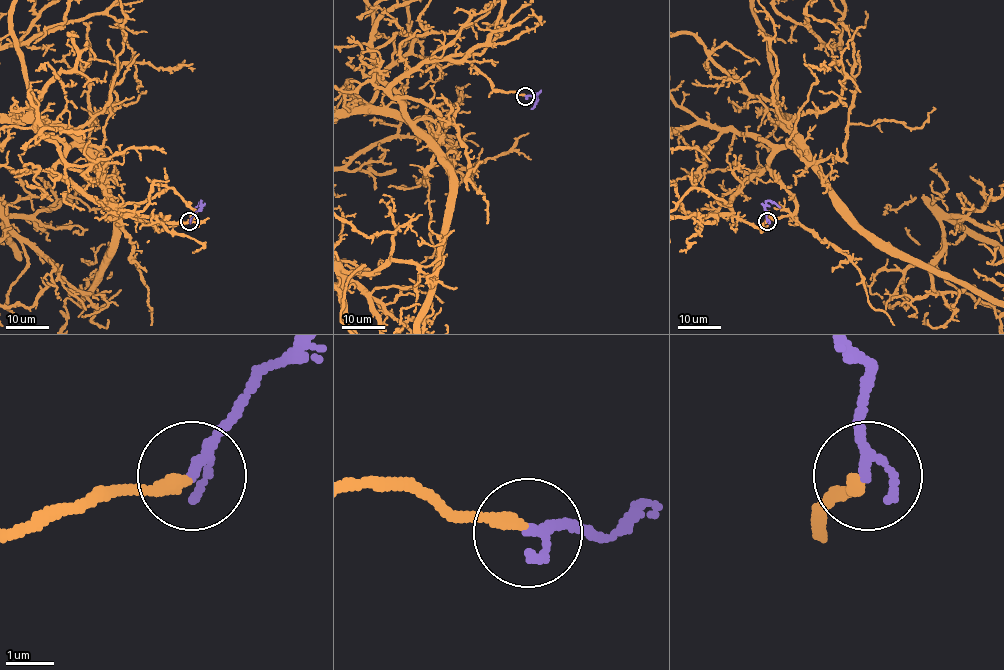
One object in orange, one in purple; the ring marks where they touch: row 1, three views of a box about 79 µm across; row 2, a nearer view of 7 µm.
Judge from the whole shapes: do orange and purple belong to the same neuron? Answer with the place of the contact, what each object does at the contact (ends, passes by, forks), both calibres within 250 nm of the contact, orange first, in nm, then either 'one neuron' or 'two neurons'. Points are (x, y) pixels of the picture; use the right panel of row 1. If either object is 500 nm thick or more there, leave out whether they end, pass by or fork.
at (767, 221); orange ends there; purple passes by; 260 nm thick on the orange side, 170 nm on the other; one neuron

